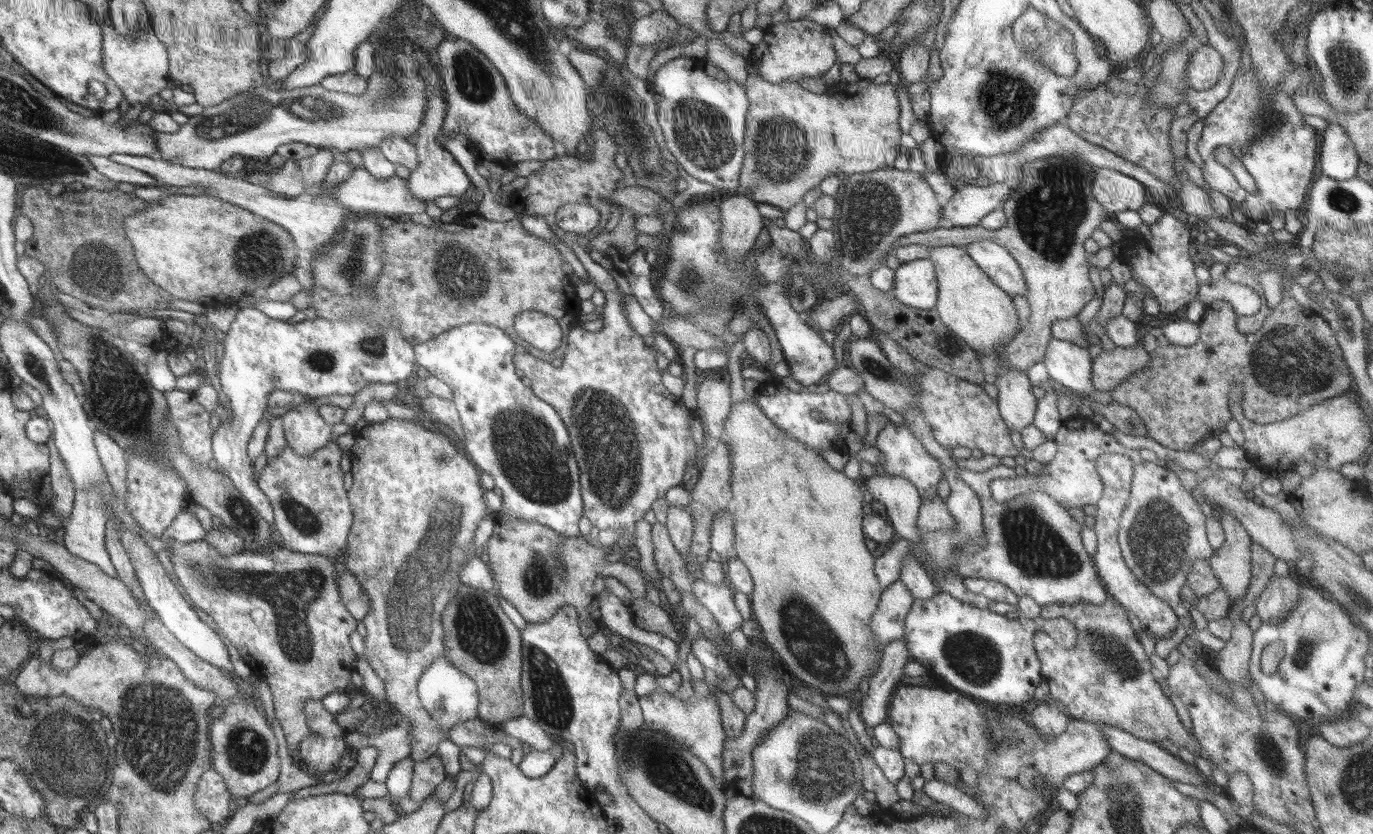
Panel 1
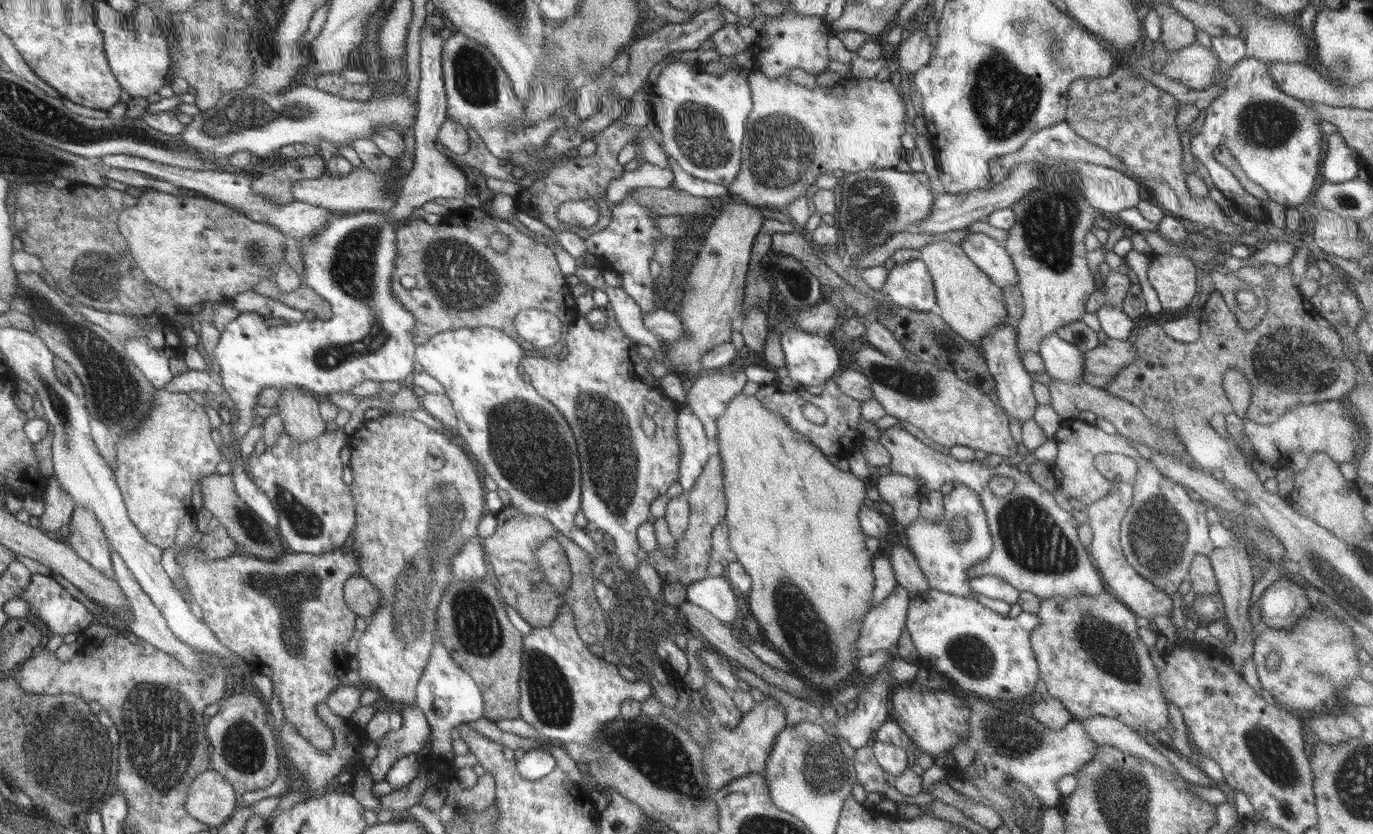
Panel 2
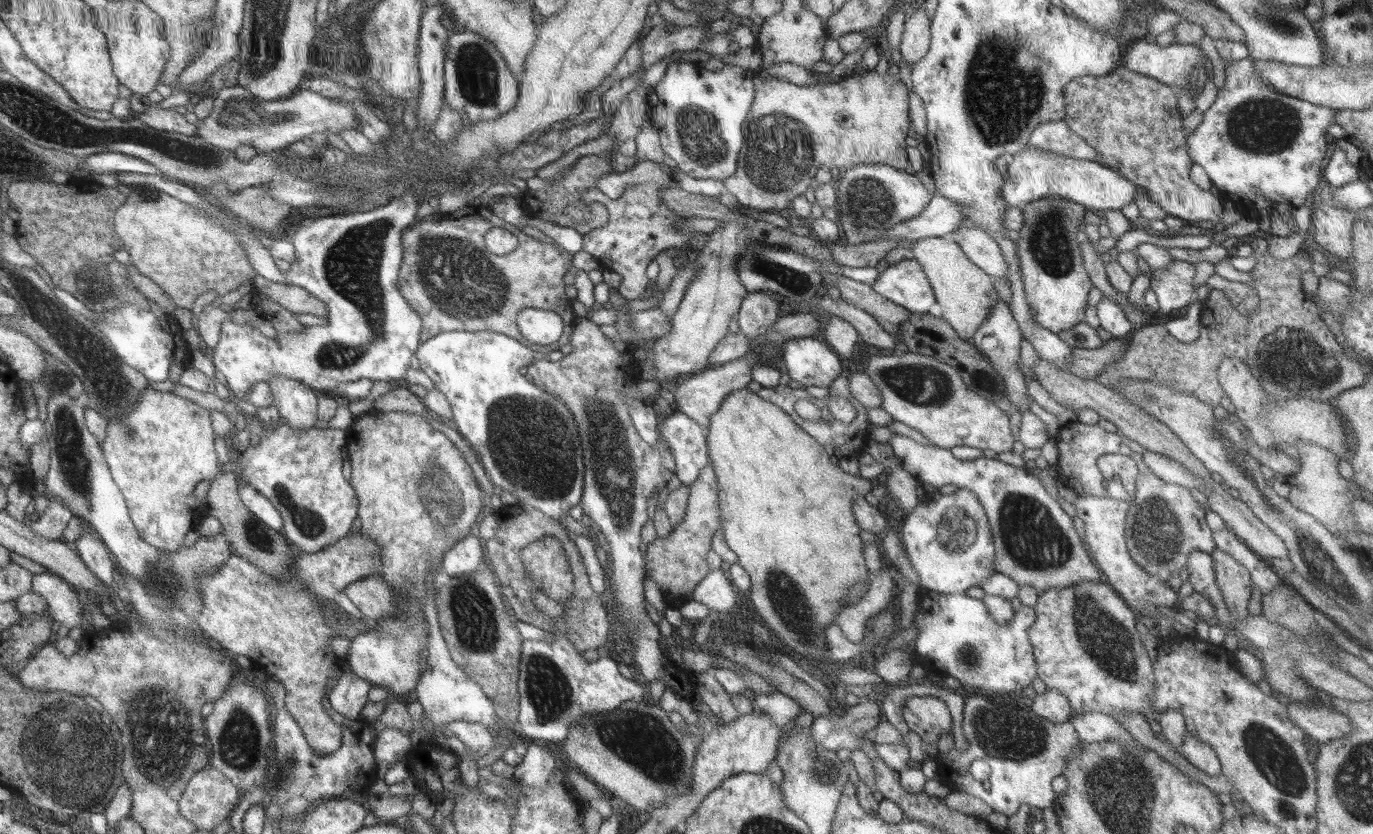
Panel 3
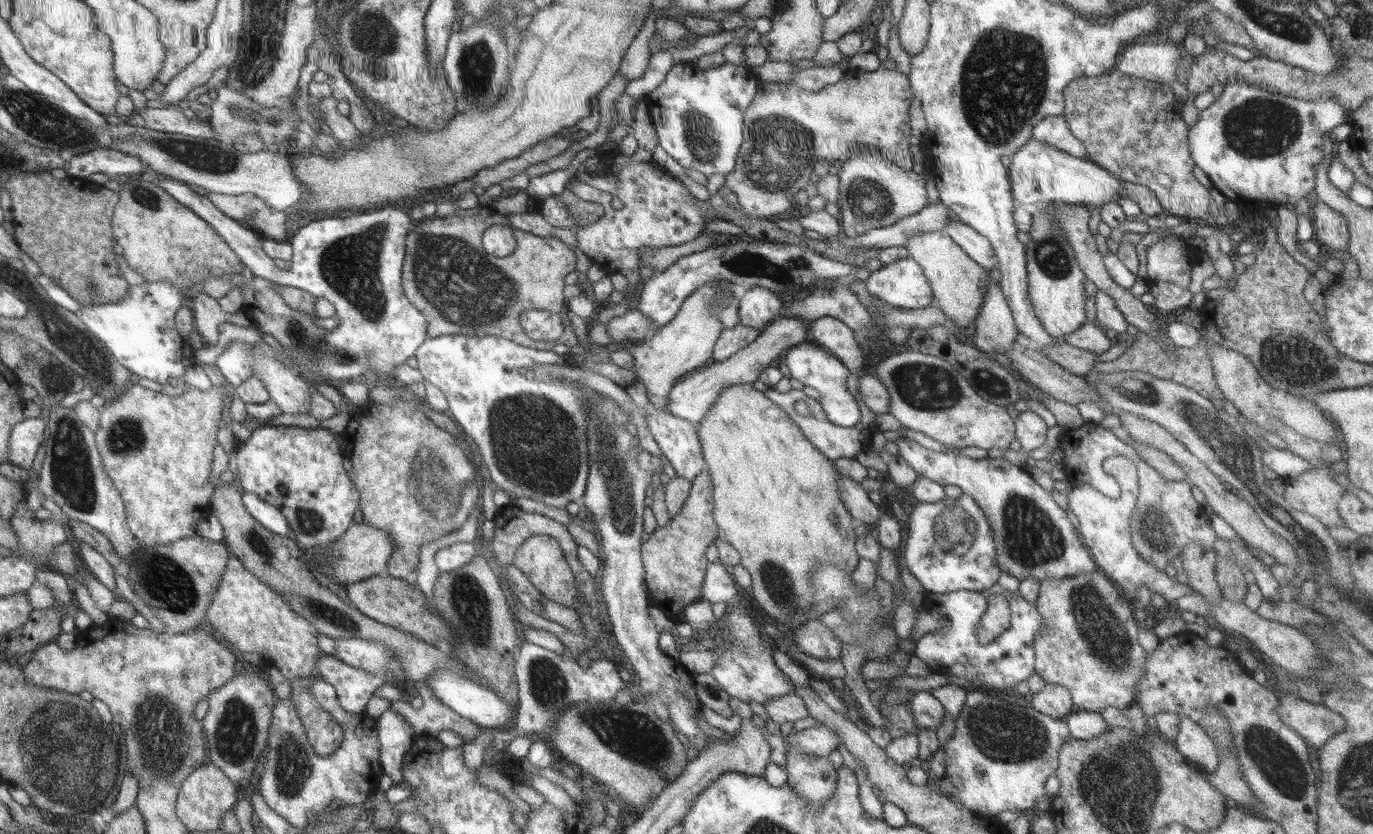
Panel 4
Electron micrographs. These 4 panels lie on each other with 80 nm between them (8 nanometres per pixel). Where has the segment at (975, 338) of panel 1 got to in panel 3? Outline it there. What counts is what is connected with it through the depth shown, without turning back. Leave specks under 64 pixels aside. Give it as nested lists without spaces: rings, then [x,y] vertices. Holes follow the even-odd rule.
[[[923,238],[911,246],[917,260],[929,278],[935,299],[942,307],[939,314],[964,340],[971,341],[997,303],[998,294],[993,278],[968,260],[959,244],[948,238]]]

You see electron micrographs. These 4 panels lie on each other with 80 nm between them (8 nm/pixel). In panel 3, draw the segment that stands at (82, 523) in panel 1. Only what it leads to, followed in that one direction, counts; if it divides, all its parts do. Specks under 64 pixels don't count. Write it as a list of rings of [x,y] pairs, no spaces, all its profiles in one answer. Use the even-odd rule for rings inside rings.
[[[84,532],[74,541],[74,548],[87,568],[90,568],[90,571],[106,585],[110,585],[116,574],[115,566],[110,560],[107,547],[102,546],[102,541],[94,534]]]

